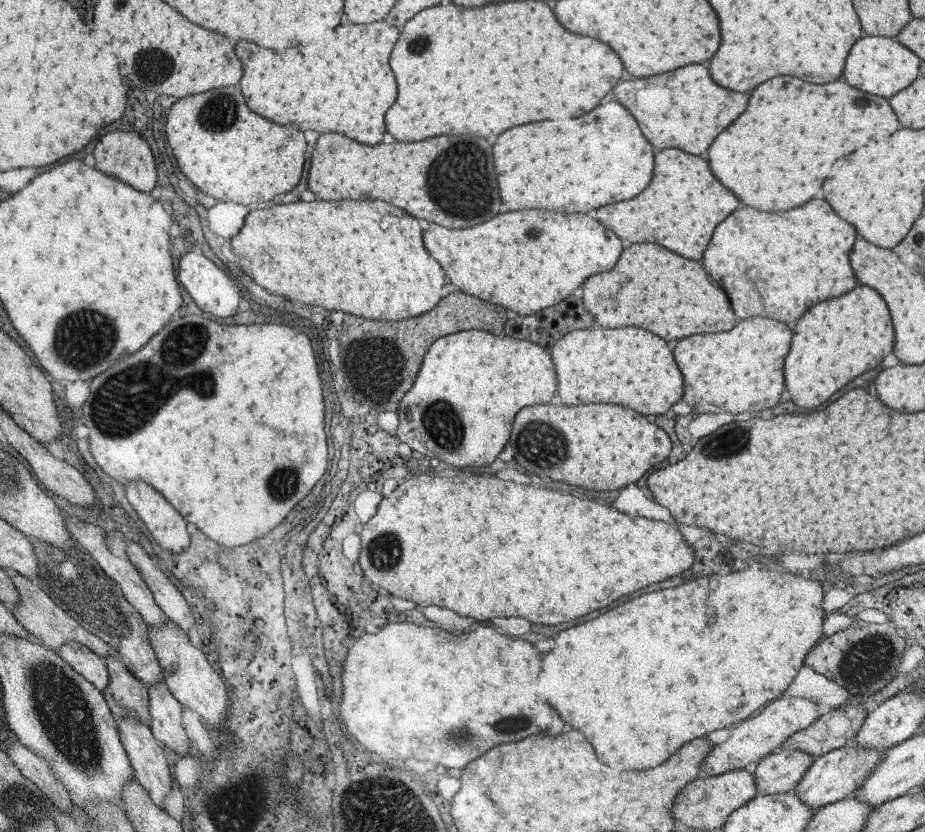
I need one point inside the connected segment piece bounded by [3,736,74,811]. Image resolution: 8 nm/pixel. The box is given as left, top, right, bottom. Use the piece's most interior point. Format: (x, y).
(33, 766)

